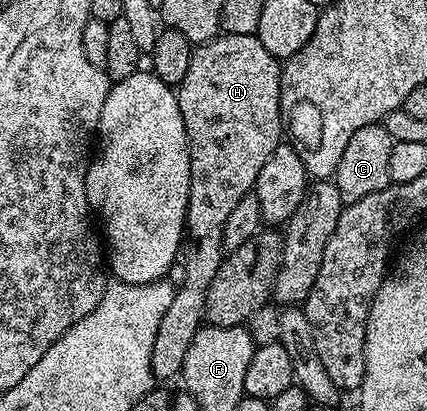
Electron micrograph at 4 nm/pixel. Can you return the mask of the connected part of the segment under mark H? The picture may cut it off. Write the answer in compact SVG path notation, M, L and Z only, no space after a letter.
M220 34L214 40L200 44L191 53L189 71L177 86L181 118L185 122L187 144L191 148L191 185L189 186L189 202L187 203L187 223L185 225L185 286L175 289L175 297L165 310L165 318L161 318L161 327L157 330L157 339L153 342L153 358L151 372L156 381L171 380L180 375L185 362L185 354L189 354L189 342L204 327L207 291L210 283L217 275L225 253L223 250L223 231L229 214L245 198L245 194L253 191L257 182L257 174L261 174L261 166L269 162L269 154L277 150L285 136L283 112L279 109L281 102L280 61L275 59L265 46L261 46L258 35L246 36Z

